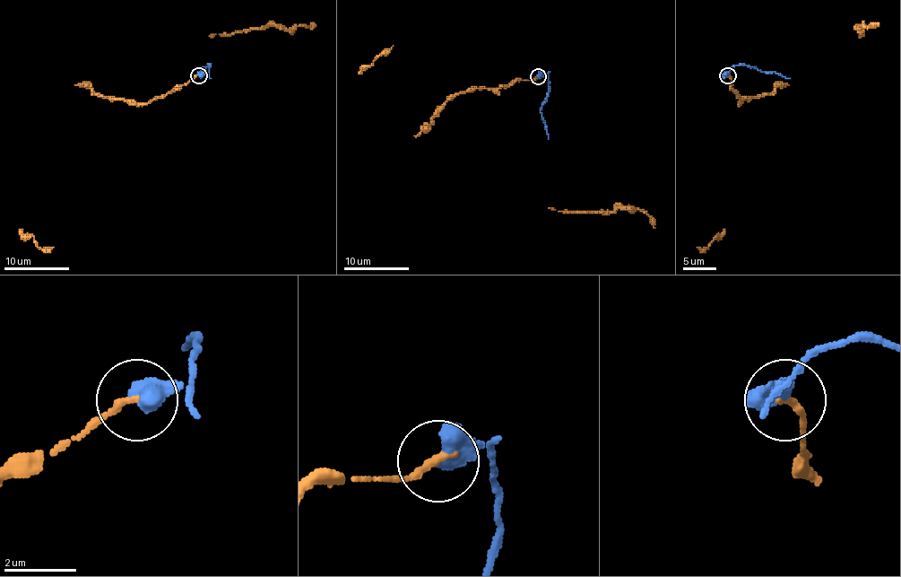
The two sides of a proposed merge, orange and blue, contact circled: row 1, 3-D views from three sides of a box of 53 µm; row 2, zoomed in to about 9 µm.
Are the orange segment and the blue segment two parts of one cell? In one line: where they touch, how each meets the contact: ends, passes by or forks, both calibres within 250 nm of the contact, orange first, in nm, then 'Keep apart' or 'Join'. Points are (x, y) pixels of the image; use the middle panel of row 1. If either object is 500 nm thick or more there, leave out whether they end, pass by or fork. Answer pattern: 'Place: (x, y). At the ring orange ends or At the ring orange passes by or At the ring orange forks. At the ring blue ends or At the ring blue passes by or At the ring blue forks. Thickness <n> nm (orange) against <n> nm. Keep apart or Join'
Place: (538, 76). Thickness 240 nm (orange) against 600 nm. Keep apart

